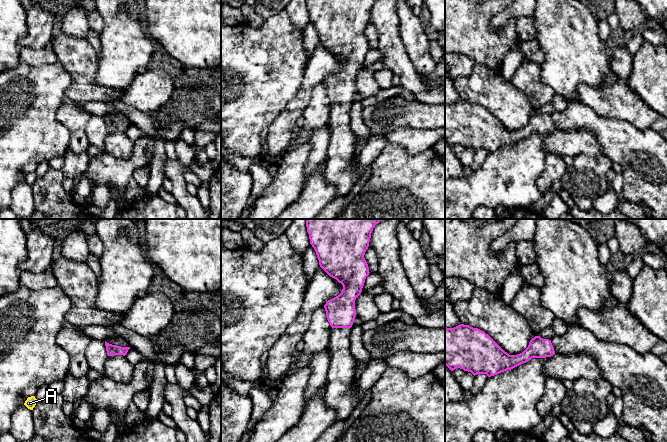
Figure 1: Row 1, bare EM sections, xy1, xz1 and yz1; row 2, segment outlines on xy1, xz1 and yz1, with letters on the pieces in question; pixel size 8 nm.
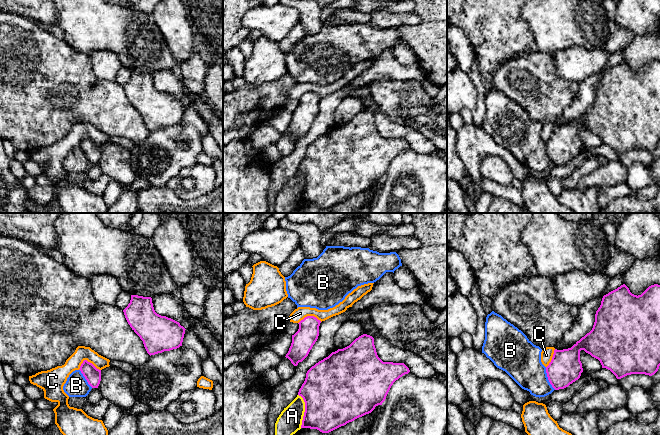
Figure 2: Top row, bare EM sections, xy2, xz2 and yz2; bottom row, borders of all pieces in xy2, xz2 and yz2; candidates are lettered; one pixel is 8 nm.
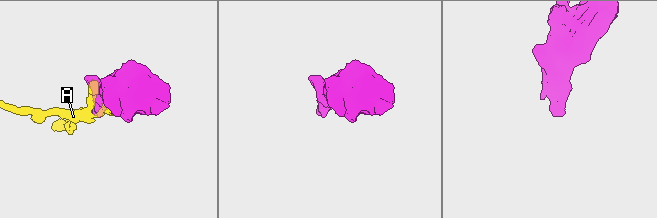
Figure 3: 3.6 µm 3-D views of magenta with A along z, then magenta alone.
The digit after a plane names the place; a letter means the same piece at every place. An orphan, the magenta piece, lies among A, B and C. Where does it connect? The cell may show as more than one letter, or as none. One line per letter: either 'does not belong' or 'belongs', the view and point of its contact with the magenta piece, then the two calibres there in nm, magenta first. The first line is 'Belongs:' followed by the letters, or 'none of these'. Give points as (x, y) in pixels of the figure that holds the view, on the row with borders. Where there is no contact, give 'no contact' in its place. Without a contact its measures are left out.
Belongs: none of these
A: does not belong; contact xz2 (305, 411); calibres 460 and 190 nm
B: does not belong; contact yz2 (548, 378); calibres 260 and 300 nm
C: does not belong; contact xy2 (87, 361); calibres 130 and 140 nm

